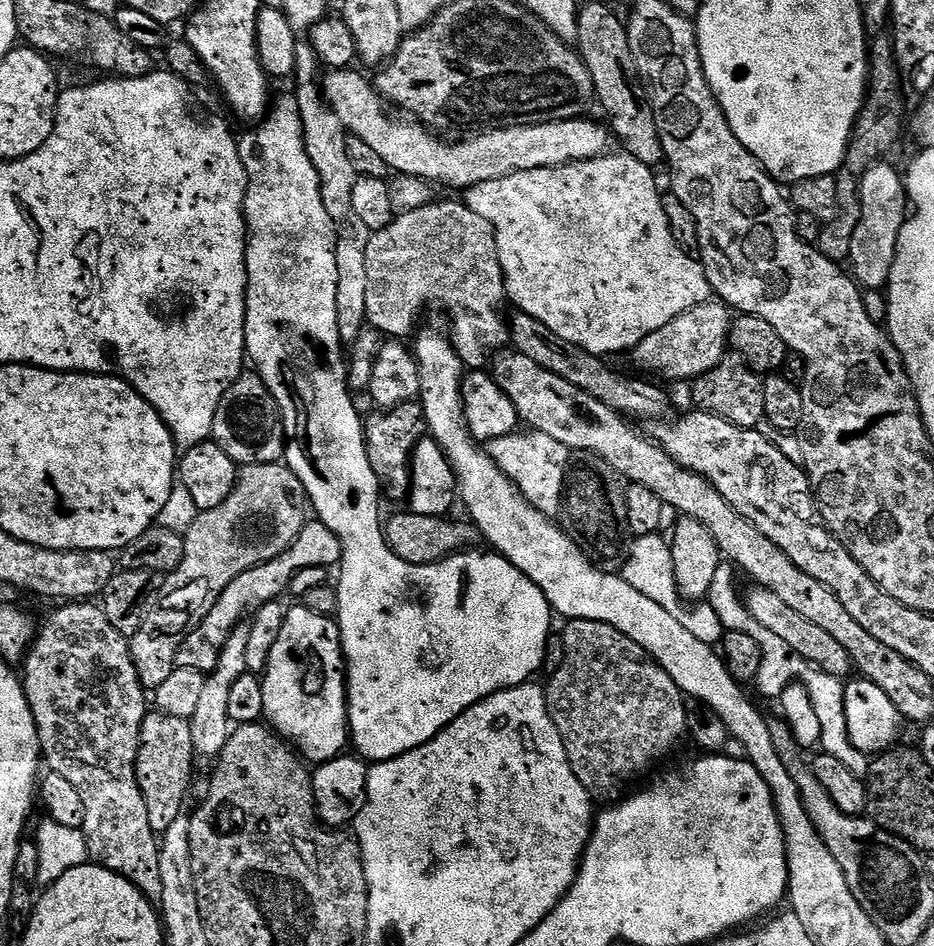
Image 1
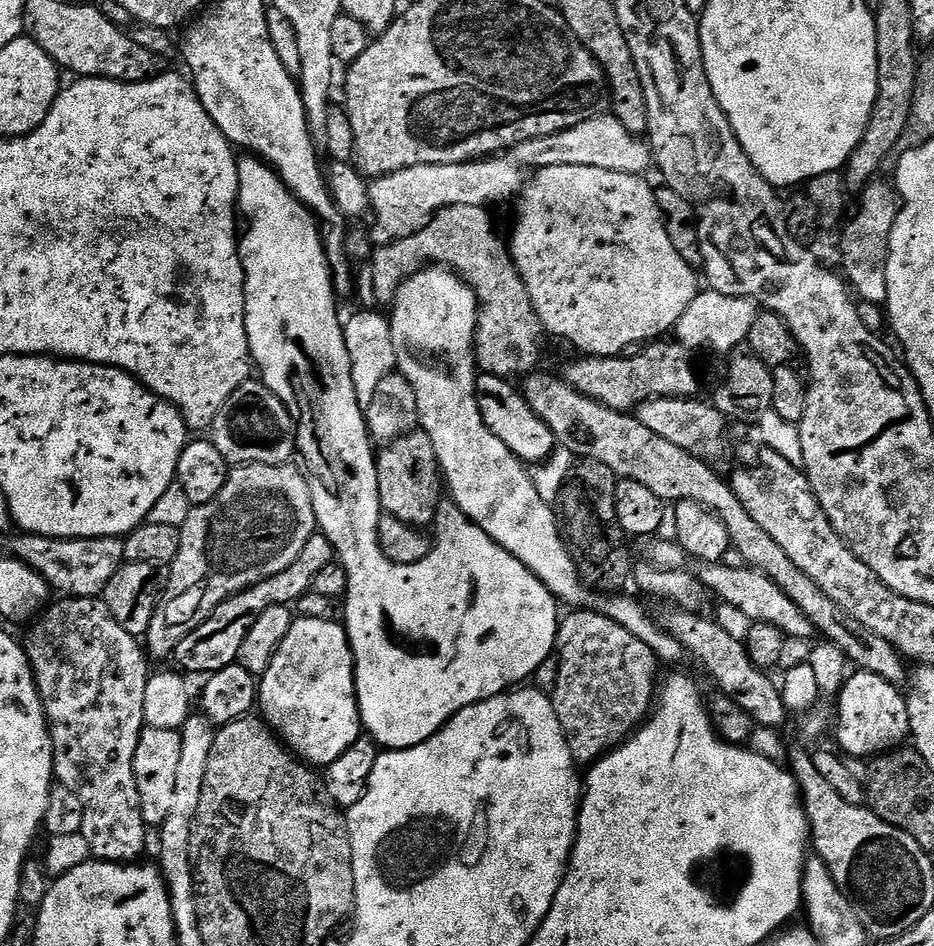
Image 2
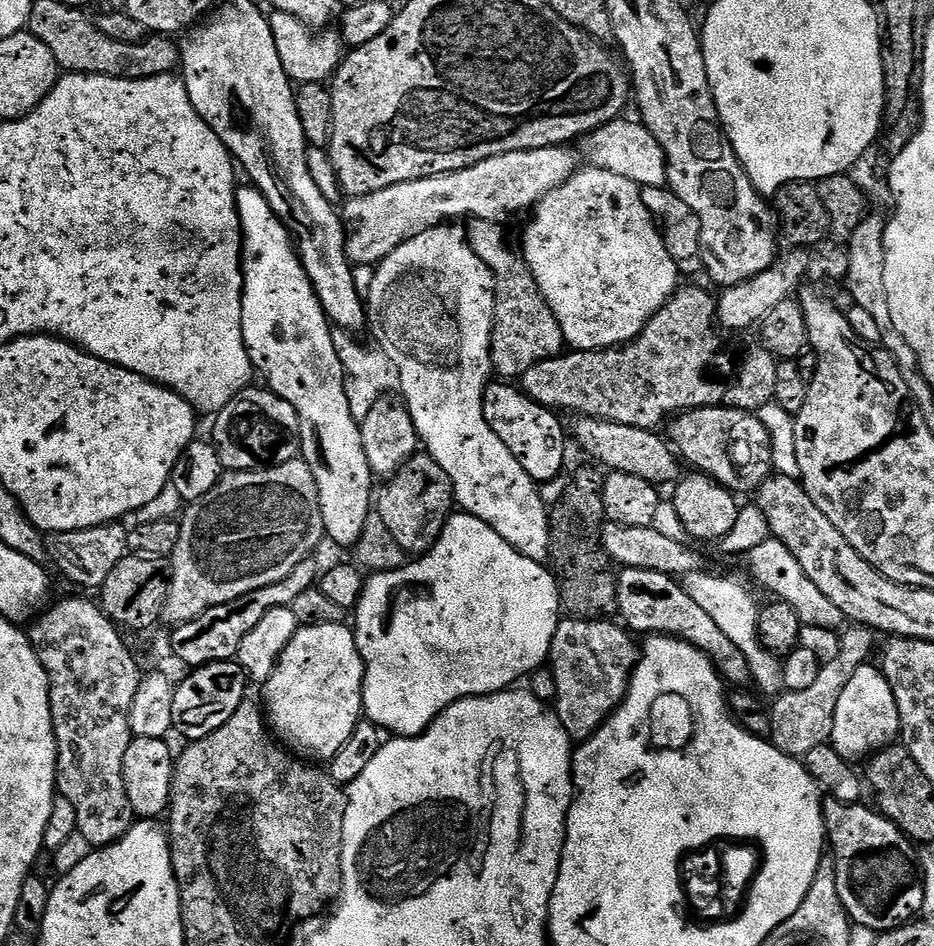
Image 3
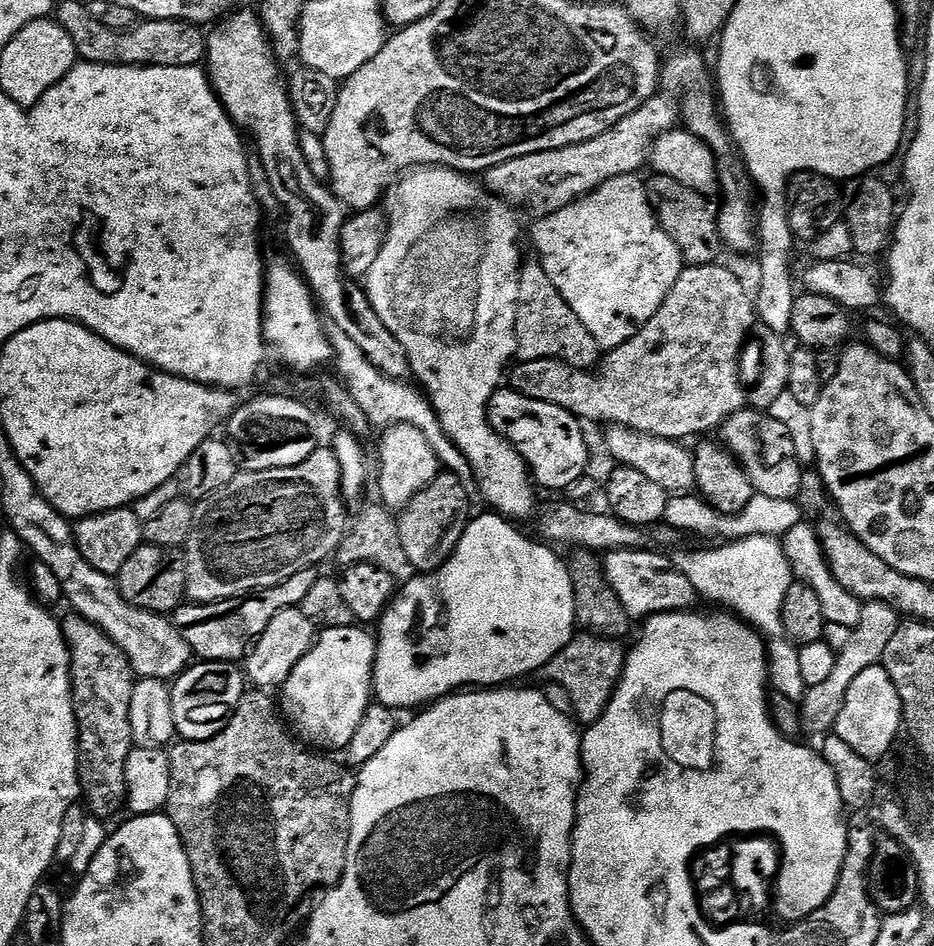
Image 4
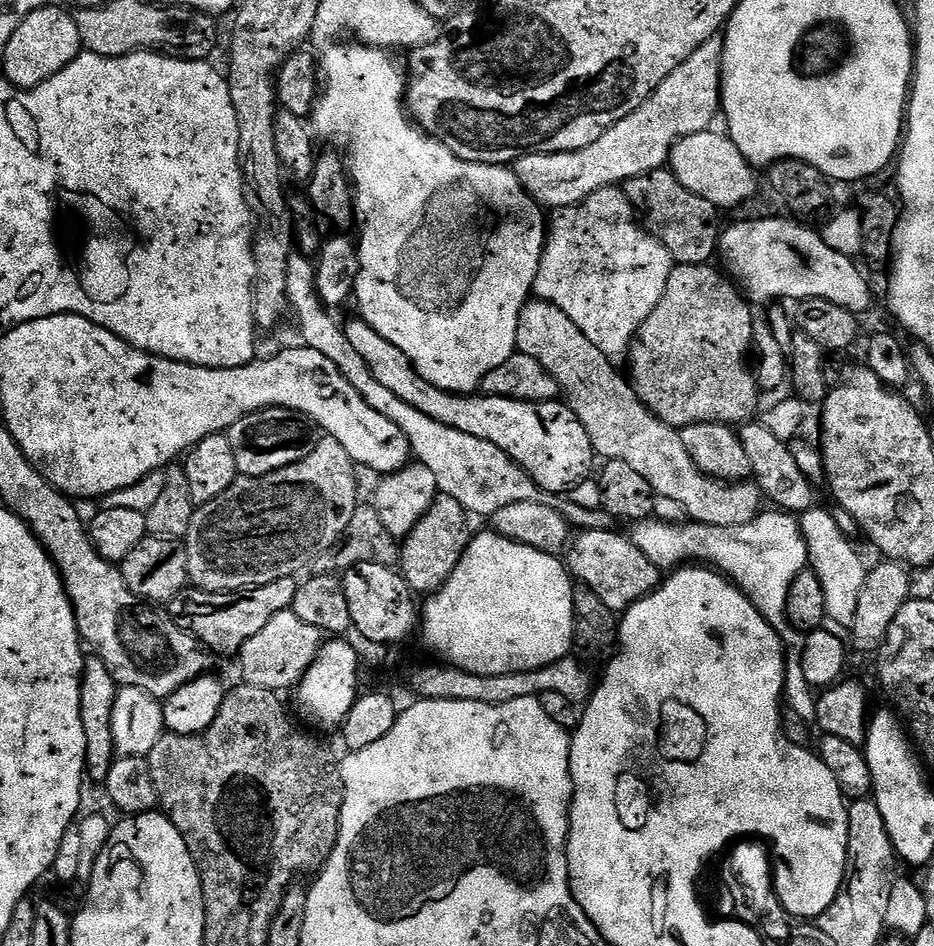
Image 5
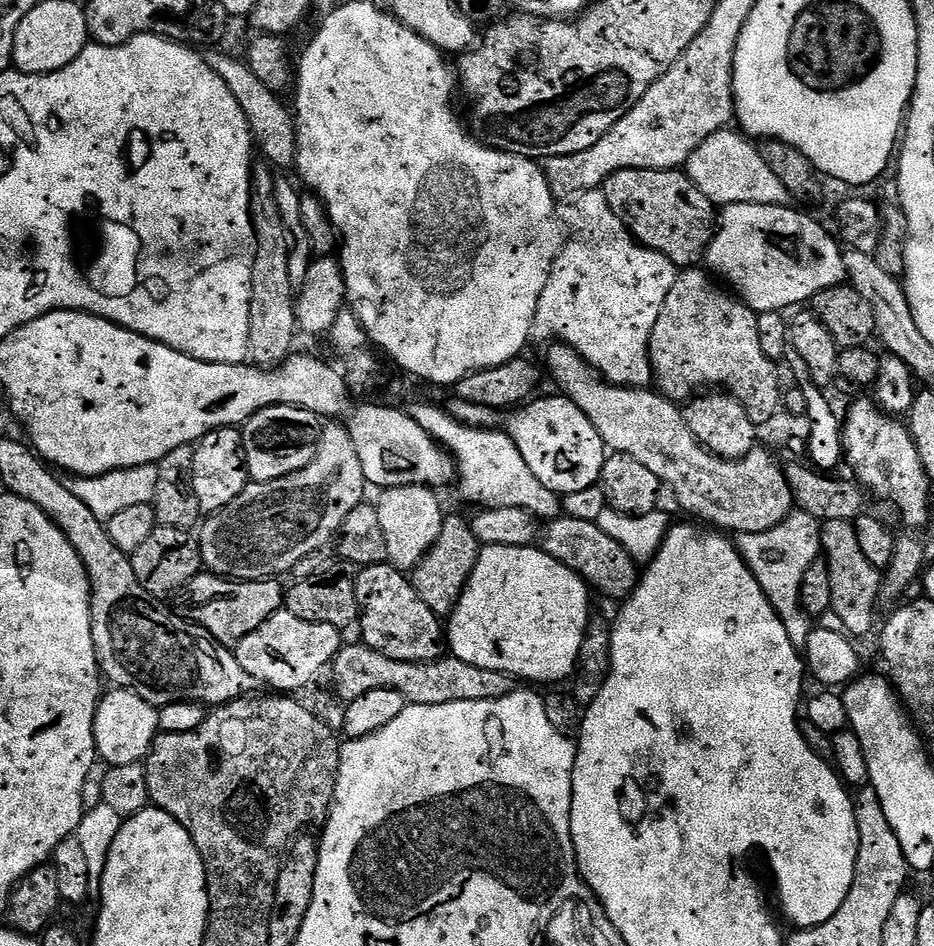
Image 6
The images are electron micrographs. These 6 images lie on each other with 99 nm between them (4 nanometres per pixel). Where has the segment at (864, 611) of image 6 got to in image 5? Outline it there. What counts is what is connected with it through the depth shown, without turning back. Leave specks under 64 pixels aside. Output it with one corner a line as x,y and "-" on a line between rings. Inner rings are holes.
814,507
800,516
801,528
808,541
809,565
818,574
819,581
826,590
829,619
851,629
854,618
857,617
858,602
861,601
868,570
867,567
864,568
864,562
854,548
851,537
846,536
838,527
831,511
822,508

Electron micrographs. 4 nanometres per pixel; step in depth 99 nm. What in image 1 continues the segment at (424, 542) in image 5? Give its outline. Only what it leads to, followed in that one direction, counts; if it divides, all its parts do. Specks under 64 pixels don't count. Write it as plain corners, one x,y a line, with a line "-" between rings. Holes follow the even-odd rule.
413,402
381,411
376,415
380,416
367,417
364,425
364,441
370,466
387,499
389,496
392,500
407,501
412,487
412,455
418,442
429,435
424,407
419,402

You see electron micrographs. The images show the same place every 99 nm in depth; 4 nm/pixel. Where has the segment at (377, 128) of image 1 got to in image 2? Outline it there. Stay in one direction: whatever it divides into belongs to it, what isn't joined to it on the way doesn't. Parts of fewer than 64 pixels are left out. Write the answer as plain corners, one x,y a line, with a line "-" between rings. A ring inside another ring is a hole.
611,114
578,122
578,126
570,126
570,130
562,130
558,134
530,138
530,142
522,142
517,148
511,149
510,156
517,164
528,170
597,168
637,174
647,173
648,164
650,168
654,160
651,147
641,137
628,132
626,126
622,126
622,122
618,122
618,118

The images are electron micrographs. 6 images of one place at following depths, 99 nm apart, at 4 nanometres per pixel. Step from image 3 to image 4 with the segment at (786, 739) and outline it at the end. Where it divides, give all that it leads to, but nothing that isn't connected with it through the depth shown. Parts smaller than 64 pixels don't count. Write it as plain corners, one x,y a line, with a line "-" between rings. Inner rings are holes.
869,600
863,605
861,618
858,619
856,628
852,629
850,642
846,642
844,649
837,655
834,670
821,684
807,689
803,700
799,701
800,720
810,735
820,738
835,729
838,710
842,710
842,702
846,698
846,690
850,690
850,682
854,682
854,678
858,678
862,670
883,661
886,646
890,646
890,641
894,639
901,623
901,613
880,600

